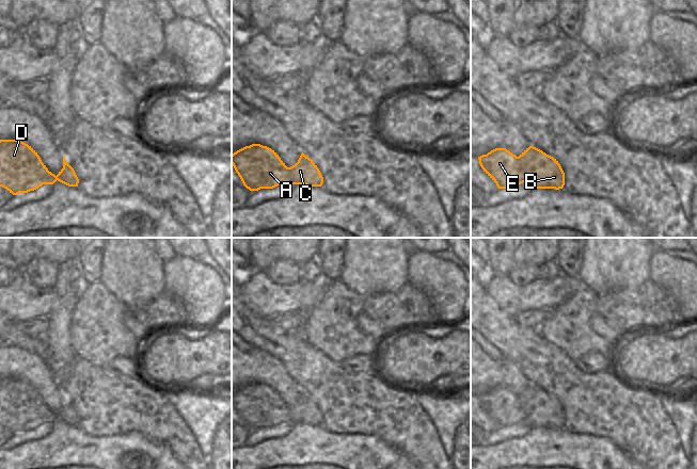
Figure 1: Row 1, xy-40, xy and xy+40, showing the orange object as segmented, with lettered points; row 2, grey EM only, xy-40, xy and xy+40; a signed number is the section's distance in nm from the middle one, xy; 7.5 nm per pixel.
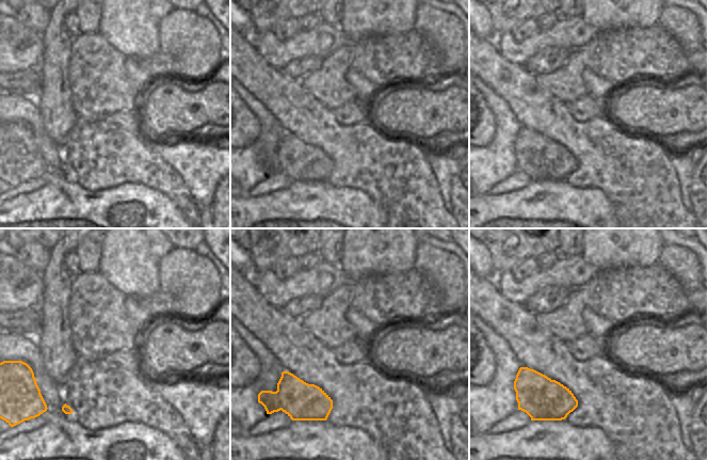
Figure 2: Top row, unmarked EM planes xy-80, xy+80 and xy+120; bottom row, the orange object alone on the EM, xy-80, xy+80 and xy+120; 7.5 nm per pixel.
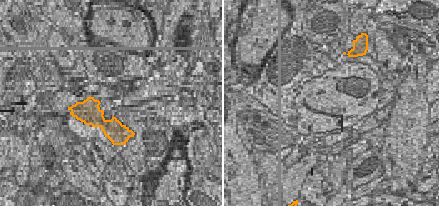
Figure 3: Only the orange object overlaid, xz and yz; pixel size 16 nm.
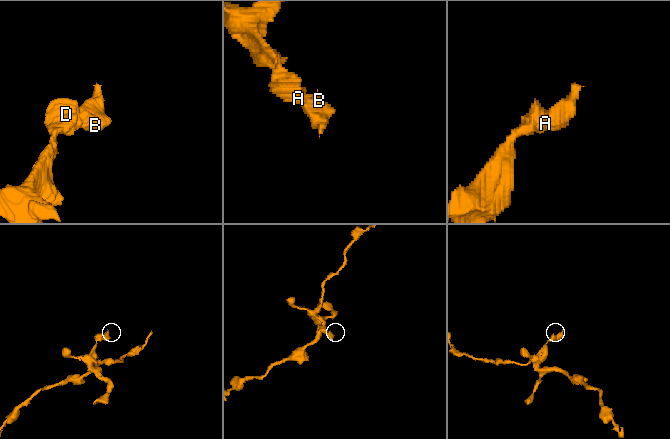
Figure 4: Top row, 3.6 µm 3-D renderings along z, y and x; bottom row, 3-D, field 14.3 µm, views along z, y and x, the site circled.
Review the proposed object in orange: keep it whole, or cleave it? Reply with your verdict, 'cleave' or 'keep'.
cleave

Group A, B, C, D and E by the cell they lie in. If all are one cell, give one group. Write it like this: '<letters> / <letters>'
A D E / B C

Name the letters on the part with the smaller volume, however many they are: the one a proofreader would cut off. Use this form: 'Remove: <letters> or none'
Remove: B, C

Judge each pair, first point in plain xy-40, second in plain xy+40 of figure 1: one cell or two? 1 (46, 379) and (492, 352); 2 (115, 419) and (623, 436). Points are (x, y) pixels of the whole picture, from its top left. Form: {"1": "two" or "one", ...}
{"1": "two", "2": "one"}

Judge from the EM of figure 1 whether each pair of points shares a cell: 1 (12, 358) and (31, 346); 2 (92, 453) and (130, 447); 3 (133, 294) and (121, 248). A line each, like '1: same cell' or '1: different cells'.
1: different cells
2: same cell
3: same cell

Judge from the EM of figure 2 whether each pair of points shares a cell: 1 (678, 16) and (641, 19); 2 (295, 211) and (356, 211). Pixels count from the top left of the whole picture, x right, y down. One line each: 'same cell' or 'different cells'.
1: different cells
2: same cell

